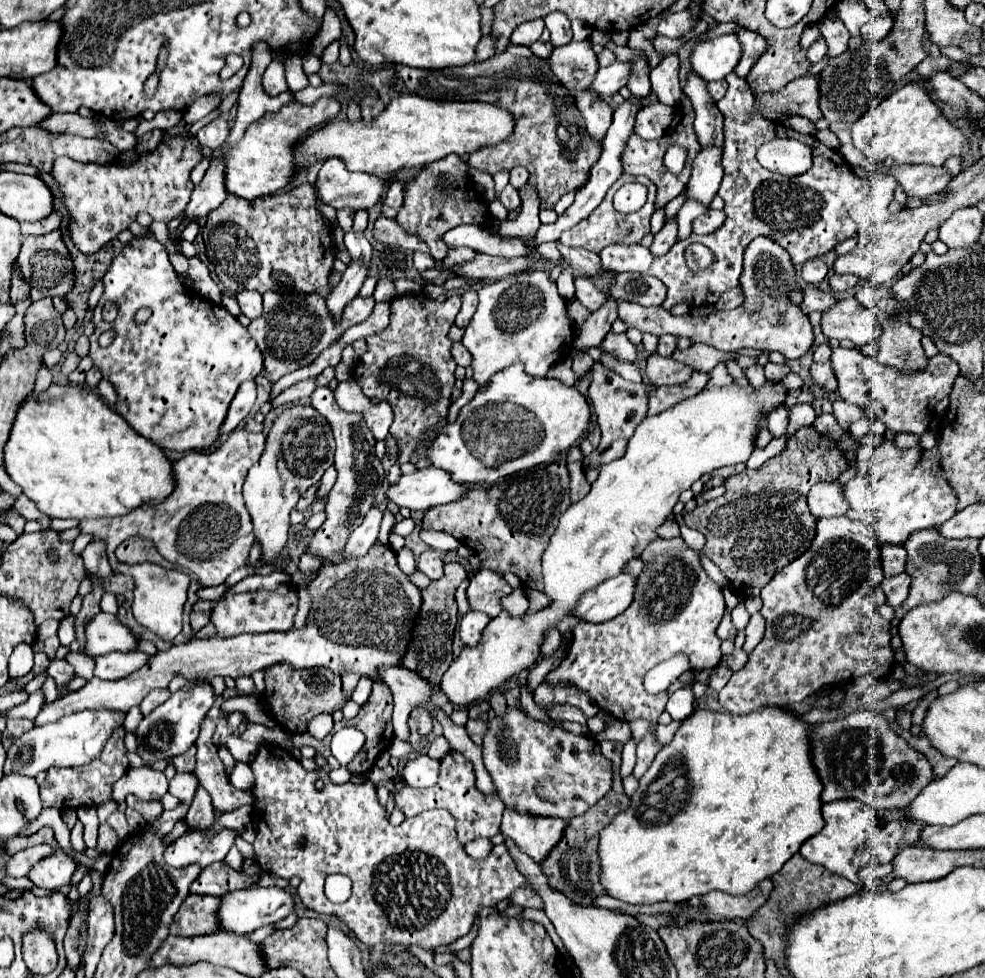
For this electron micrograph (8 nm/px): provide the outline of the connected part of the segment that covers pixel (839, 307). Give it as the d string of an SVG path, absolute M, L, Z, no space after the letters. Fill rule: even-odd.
M856 298L838 300L830 312L822 314L822 332L830 340L850 340L856 348L878 340L882 334L874 314Z

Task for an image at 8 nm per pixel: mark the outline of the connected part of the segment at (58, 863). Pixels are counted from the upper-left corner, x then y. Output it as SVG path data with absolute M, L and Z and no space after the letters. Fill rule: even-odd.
M58 850L58 854L38 862L38 866L30 870L28 878L40 888L60 890L62 886L70 884L76 868L78 868L76 862L70 856L66 856L62 850Z

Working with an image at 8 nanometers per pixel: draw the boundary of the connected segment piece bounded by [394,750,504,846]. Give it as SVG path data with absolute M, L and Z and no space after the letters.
M450 750L442 760L440 760L440 778L434 786L416 790L410 786L404 786L400 792L394 794L394 804L398 810L404 812L406 818L418 816L424 810L436 810L436 808L446 808L454 818L456 818L456 834L458 842L464 846L476 838L492 838L500 832L500 820L502 820L502 800L500 798L486 798L482 792L476 790L474 786L474 770L462 754L454 754Z

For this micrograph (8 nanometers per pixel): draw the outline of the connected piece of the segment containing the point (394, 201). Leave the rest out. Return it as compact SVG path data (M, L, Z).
M392 180L386 196L382 198L382 216L396 218L398 210L402 208L402 202L404 202L404 188L402 188L400 182Z

